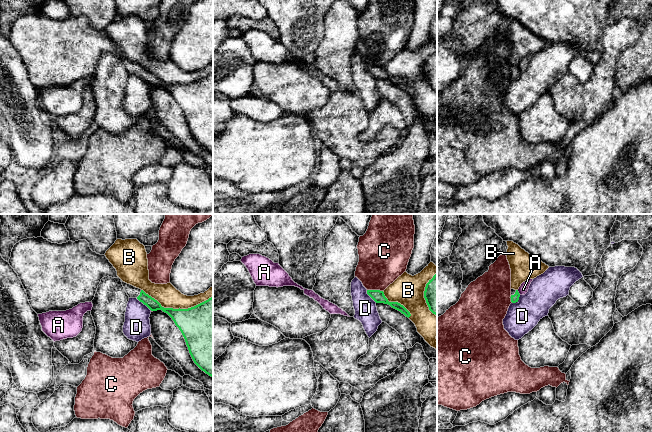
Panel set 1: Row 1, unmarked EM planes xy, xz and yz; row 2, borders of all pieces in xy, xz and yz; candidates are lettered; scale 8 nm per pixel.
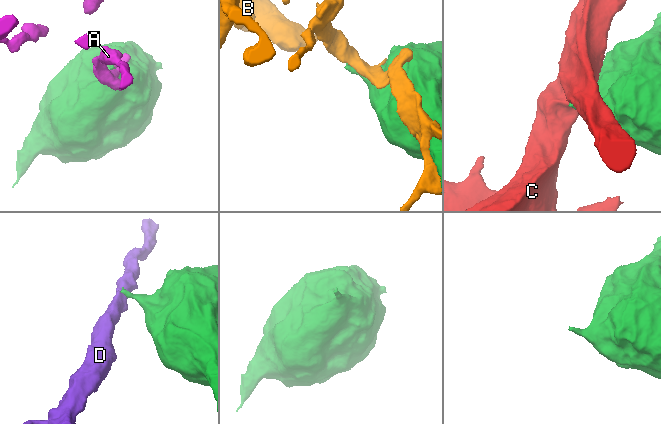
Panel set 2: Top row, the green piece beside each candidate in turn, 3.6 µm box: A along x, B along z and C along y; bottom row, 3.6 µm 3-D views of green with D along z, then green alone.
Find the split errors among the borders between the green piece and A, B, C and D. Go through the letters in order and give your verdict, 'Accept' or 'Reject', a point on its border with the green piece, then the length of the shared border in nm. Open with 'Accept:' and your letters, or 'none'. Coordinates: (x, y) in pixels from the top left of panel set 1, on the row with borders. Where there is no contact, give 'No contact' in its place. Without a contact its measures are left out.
Accept: none
A: Reject. Touches green at yz (518, 292). Shared border 50 nm
B: Reject. Touches green at xy (177, 309). Shared border 600 nm
C: Reject. Touches green at xz (375, 290). Shared border 130 nm
D: Reject. Touches green at xy (144, 304). Shared border 160 nm

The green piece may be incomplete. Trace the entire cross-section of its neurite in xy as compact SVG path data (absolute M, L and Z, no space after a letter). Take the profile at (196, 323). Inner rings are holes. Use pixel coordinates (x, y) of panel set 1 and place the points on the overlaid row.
M122 282L129 298L137 298L151 311L167 313L181 331L194 363L213 377L213 296L188 309L164 308L143 290Z

